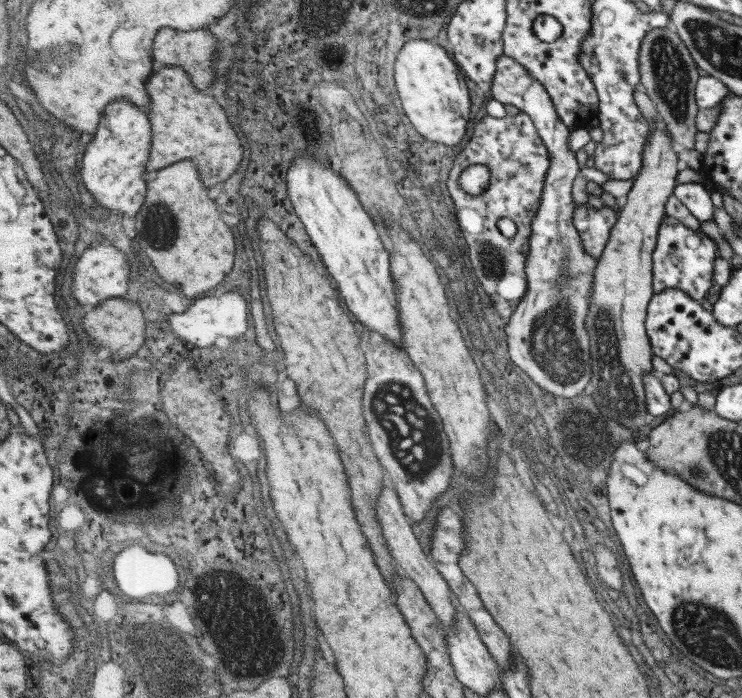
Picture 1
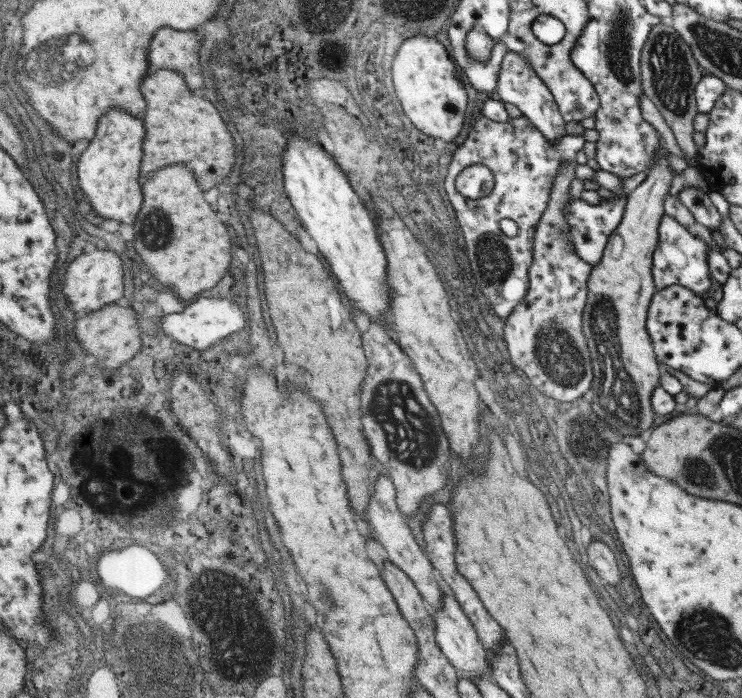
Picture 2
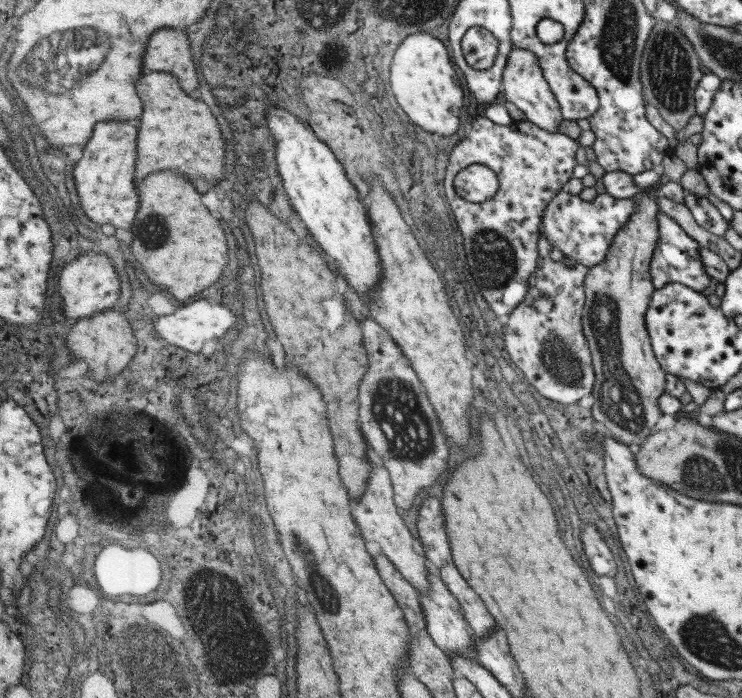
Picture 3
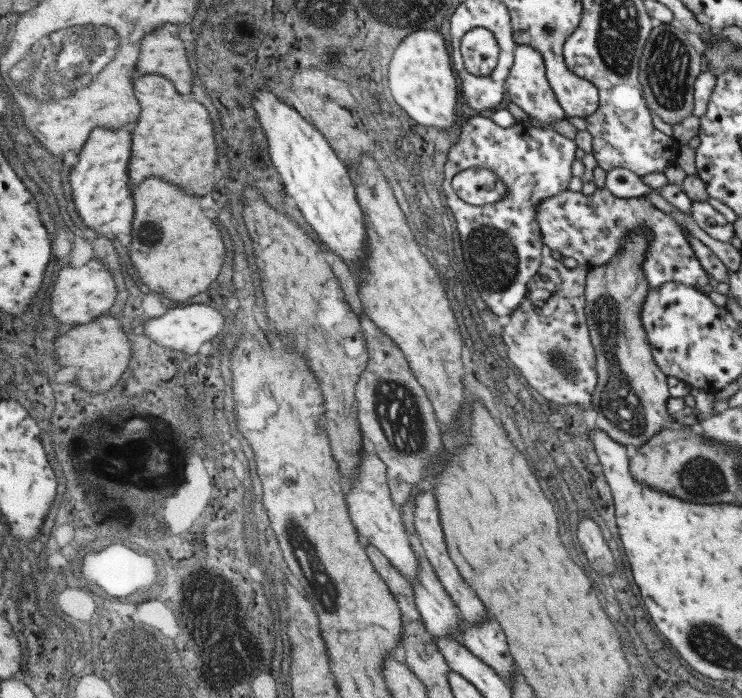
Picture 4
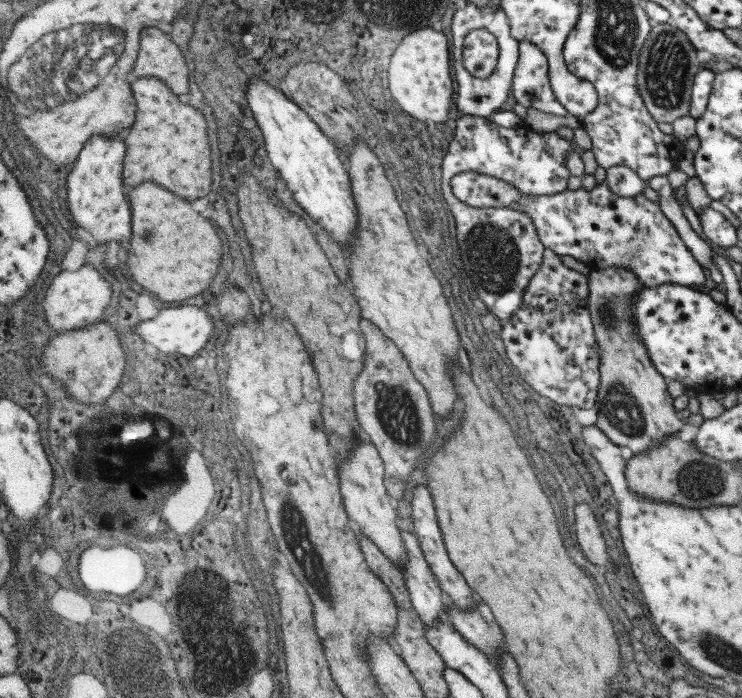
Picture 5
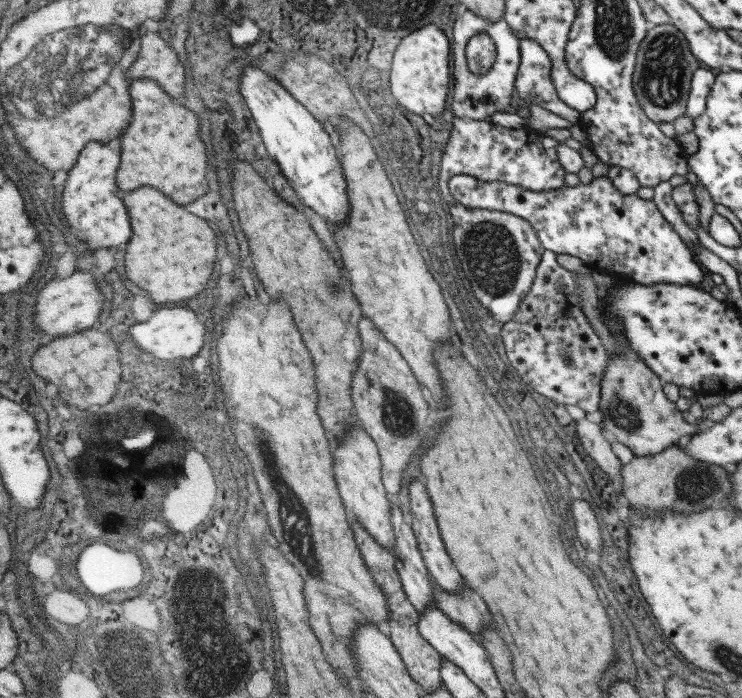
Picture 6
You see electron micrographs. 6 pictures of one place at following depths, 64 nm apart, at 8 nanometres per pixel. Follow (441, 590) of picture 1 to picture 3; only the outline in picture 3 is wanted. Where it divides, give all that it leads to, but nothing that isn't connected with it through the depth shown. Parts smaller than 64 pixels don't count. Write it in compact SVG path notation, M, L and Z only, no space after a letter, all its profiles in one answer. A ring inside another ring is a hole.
M373 466L367 492L363 494L363 498L359 502L353 502L353 514L355 514L359 528L363 530L365 540L367 542L375 540L381 546L383 554L389 556L393 566L403 574L403 578L415 586L419 596L427 596L431 584L425 580L425 560L413 552L411 534L407 532L403 520L397 514L397 508L393 506L395 498L391 498L391 496L395 496L395 494L391 494L391 486L393 484L389 478L389 470L385 466Z

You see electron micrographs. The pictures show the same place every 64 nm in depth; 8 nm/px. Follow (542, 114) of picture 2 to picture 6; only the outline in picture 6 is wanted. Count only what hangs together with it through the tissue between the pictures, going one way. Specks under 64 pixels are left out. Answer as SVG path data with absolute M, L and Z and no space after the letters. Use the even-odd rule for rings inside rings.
M519 40L521 64L515 76L515 90L527 106L537 104L555 116L569 120L571 126L579 124L581 112L559 100L555 86L551 84L551 60L547 52L533 40Z

